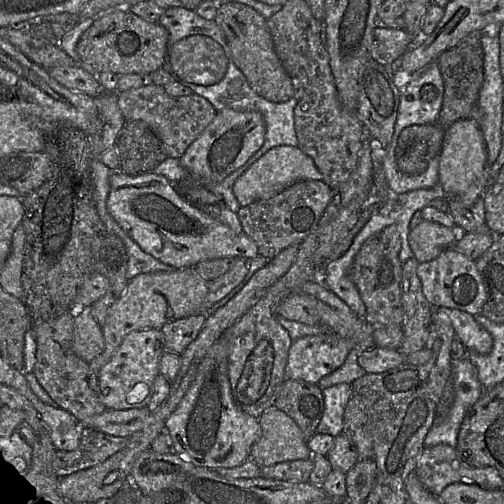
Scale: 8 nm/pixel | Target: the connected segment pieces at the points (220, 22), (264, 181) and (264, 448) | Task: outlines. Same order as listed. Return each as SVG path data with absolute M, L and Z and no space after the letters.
M238 2L219 4L216 24L222 29L234 63L245 75L252 89L272 102L286 102L294 95L292 79L282 65L265 19L250 6Z
M281 145L269 149L255 161L234 183L233 193L241 207L272 198L291 184L301 180L322 180L313 159L299 147Z
M270 407L259 418L260 437L249 460L260 468L312 457L301 429L281 410Z

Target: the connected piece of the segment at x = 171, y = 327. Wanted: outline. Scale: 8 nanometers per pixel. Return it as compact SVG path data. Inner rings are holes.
M197 312L163 325L164 350L180 355L197 337L205 318L204 312Z

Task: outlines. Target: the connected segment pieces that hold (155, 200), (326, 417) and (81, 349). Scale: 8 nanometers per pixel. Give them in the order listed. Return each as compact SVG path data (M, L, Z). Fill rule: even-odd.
M117 170L109 182L107 209L113 219L144 252L174 269L194 267L199 262L223 257L251 260L259 256L256 243L244 232L235 233L187 201L163 175L154 172L127 175Z
M341 383L322 390L324 410L316 434L333 437L343 432L343 415L350 394L351 384Z
M91 306L84 307L73 317L74 336L71 351L91 363L104 349L102 329L94 318Z

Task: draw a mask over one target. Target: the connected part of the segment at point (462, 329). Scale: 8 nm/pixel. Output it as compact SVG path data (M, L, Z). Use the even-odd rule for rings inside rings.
M434 307L436 314L446 316L468 351L488 354L493 348L492 335L476 320L476 317L458 309Z

